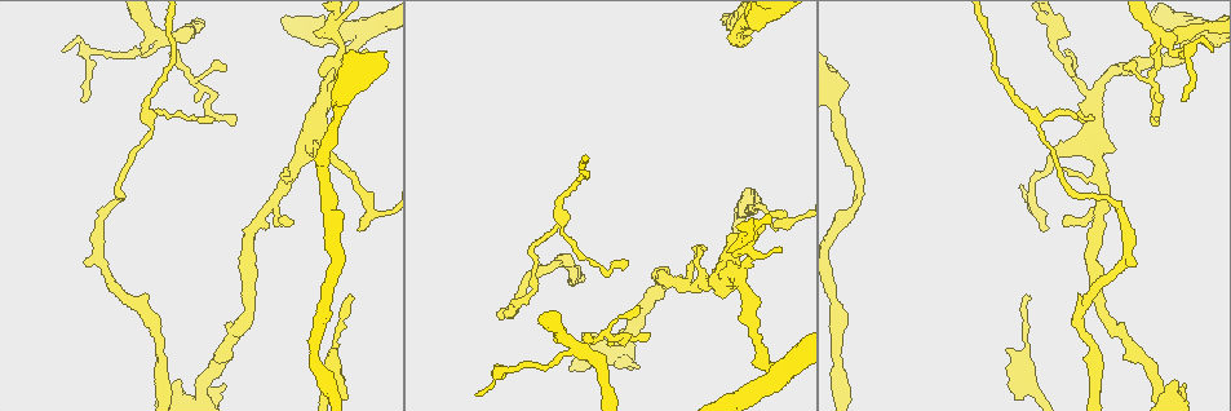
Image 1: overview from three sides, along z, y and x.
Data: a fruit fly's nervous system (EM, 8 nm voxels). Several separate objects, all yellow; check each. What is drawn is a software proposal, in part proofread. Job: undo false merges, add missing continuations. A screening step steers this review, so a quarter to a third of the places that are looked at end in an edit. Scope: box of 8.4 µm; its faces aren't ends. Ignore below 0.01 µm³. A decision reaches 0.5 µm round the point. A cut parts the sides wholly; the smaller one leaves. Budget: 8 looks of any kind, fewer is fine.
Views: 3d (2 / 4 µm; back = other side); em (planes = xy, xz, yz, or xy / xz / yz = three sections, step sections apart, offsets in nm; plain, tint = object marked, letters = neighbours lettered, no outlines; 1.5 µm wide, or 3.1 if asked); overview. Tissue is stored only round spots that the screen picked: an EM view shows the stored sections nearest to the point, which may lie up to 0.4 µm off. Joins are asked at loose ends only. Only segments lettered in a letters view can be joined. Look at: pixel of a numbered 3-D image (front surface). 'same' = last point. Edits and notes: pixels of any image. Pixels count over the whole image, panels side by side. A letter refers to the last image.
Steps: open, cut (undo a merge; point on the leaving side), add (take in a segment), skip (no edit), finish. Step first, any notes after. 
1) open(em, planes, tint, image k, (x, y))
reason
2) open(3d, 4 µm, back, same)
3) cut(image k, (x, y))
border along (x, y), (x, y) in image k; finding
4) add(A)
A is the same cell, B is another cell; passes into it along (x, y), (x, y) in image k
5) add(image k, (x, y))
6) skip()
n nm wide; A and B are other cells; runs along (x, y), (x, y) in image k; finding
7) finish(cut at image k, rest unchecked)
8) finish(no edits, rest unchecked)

open(3d, 4 µm, image 1, (625, 261))
branch stops here

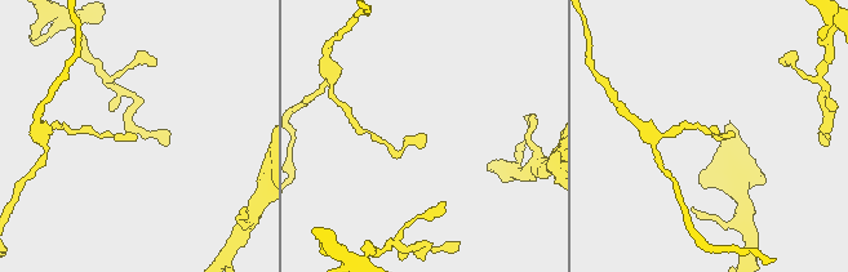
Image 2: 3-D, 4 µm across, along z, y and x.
open(em, yz, step 4, letters, image 2, (133, 139))

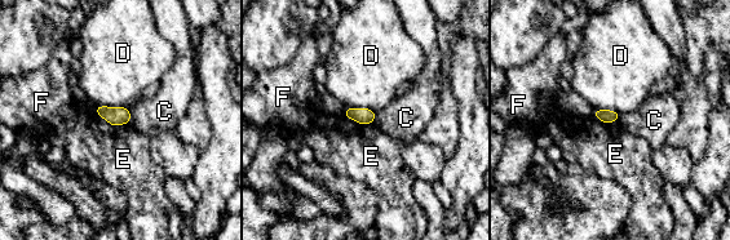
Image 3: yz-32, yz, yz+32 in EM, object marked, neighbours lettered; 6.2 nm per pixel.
skip()
D touches over 220 nm; C, D, E and F are other cells; border along (109, 123), (114, 125), (129, 124) in image 3; no lettered segment goes on from it

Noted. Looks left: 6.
open(3d, 2 µm, image 1, (755, 329))
thin neck

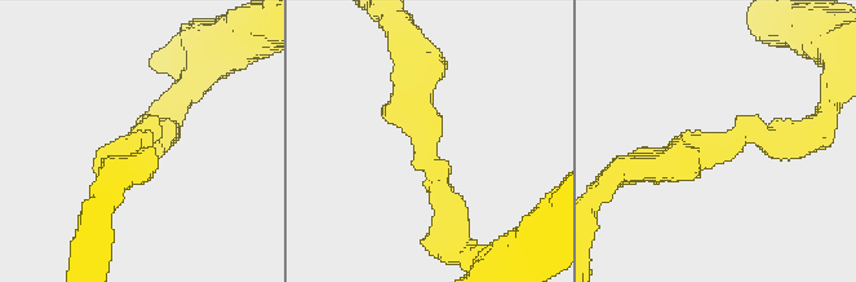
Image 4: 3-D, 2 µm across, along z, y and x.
open(em, planes, letters, image 4, (429, 146))
now the EM

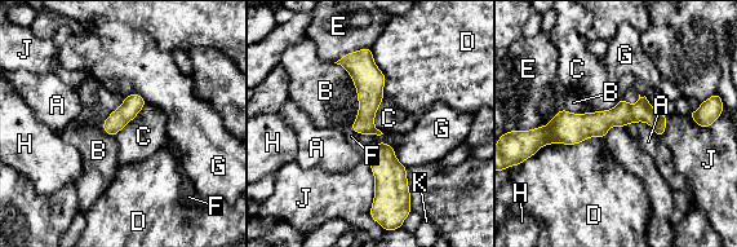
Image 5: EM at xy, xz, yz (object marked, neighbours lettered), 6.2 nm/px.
skip()
120 nm wide; A, B, C, D, E, F, G, H, J and K are other cells; runs along (662, 118), (622, 114), (525, 139) in image 5; all the same cell

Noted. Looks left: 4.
open(em, xz, step 8, tint, image 1, (764, 209))
free end

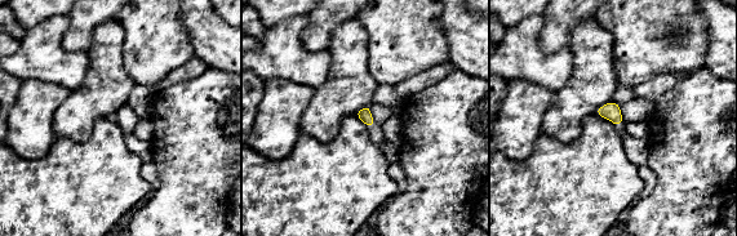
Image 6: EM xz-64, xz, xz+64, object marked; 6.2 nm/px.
open(em, xz, step 8, letters, same)

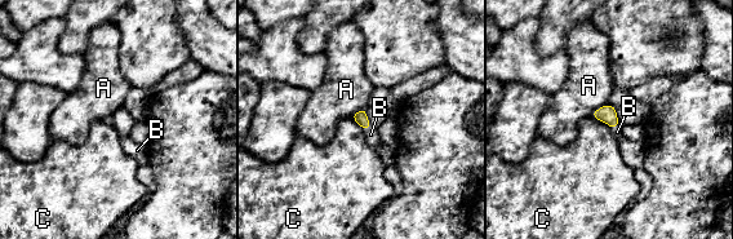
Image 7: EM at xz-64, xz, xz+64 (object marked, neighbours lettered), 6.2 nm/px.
add(B)
B is the same cell, A and C are other cells; passes into it along (360, 116), (367, 128), (371, 135) in image 7; the cell continues

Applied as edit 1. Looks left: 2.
finish(add at image 7, rest unchecked)

